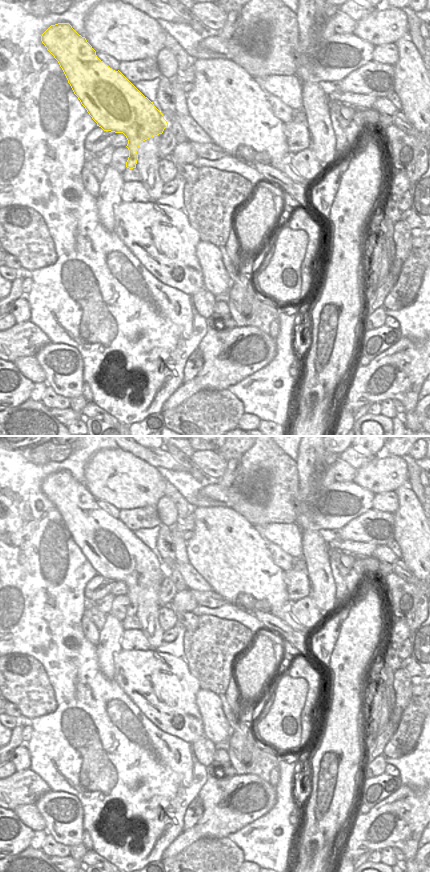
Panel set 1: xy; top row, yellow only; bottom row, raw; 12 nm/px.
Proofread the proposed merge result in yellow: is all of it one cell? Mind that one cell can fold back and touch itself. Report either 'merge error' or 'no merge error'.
no merge error

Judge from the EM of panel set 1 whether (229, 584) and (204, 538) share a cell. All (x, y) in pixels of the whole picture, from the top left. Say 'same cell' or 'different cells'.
same cell

